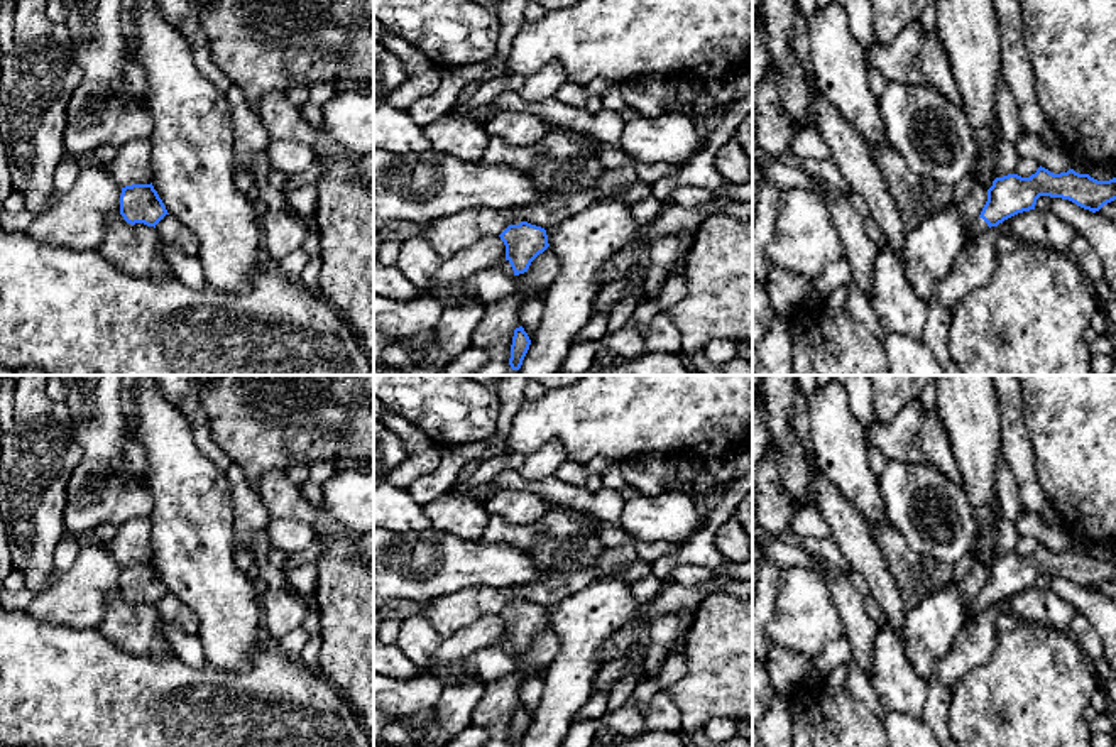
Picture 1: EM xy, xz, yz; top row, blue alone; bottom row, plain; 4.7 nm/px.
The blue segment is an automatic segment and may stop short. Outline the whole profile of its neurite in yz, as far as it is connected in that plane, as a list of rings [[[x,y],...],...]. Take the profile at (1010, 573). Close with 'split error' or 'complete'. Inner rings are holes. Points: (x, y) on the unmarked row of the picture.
[[[1042,544],[1030,556],[1018,553],[996,556],[987,568],[987,580],[981,593],[966,607],[967,615],[979,615],[1018,592],[1035,588],[1040,575],[1069,578],[1096,592],[1116,578],[1116,556],[1097,559],[1074,548],[1053,553]]]; split error

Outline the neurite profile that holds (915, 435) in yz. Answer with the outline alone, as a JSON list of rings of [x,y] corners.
[[[920,399],[908,402],[886,424],[876,419],[867,431],[867,443],[888,460],[930,465],[957,485],[962,483],[940,414],[927,409]]]

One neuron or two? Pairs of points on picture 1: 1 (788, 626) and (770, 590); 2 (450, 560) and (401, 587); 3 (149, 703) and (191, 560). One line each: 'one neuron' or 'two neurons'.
1: two neurons
2: one neuron
3: two neurons

